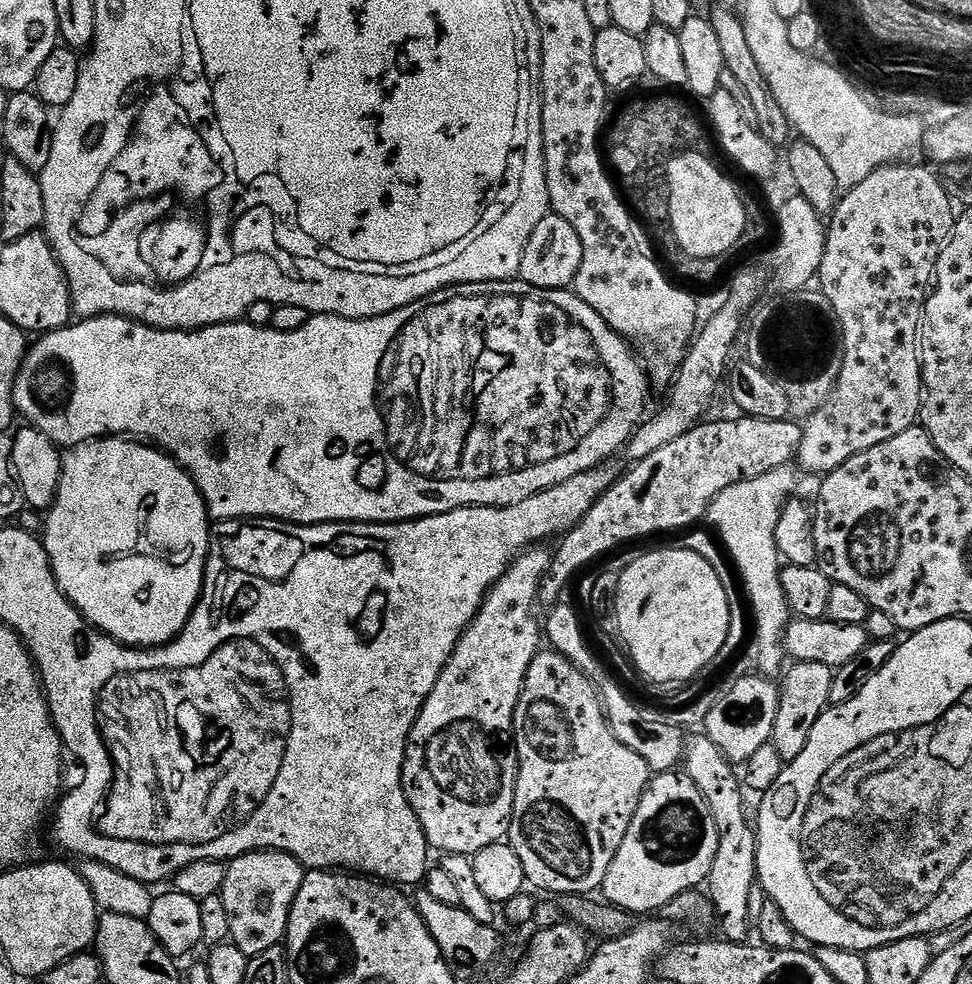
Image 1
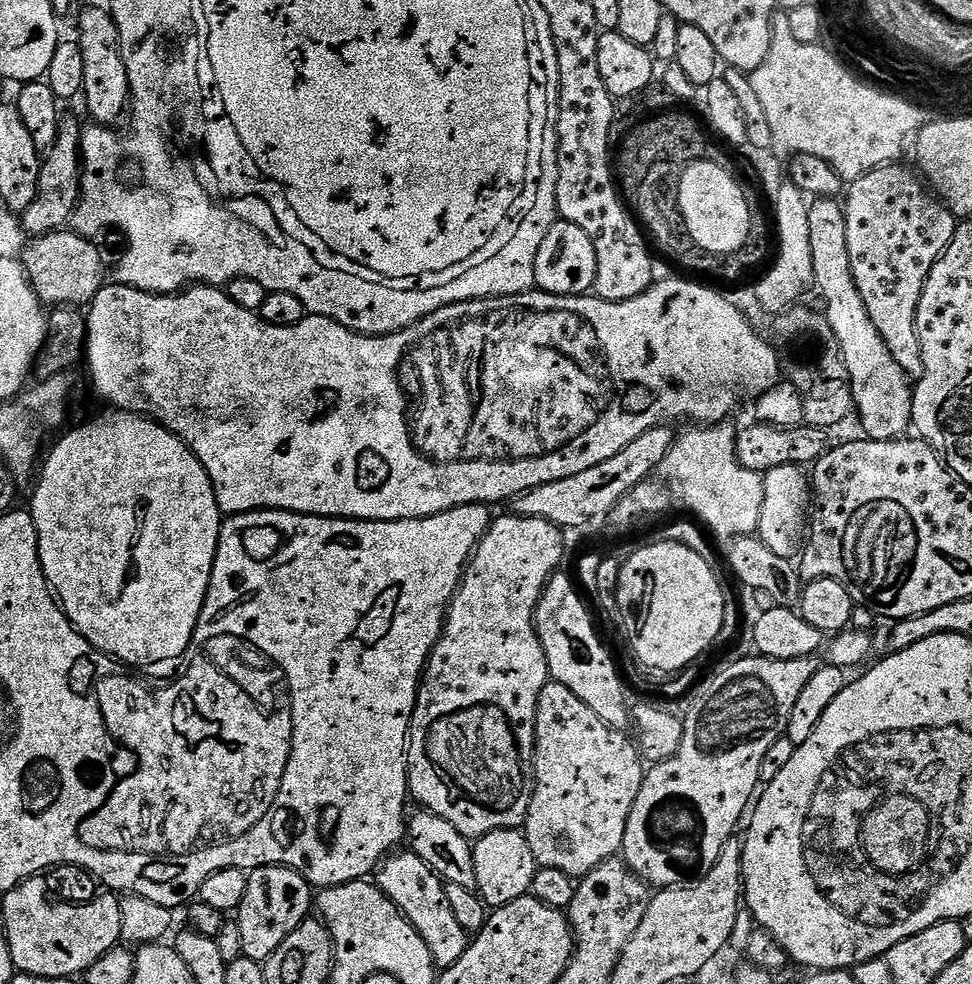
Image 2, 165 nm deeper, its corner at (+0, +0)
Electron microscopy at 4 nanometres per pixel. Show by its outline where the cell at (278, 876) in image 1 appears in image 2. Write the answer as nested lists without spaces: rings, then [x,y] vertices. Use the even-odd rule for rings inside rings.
[[[255,868],[249,872],[246,898],[238,909],[244,955],[261,962],[268,960],[300,923],[309,919],[313,908],[314,889],[302,873],[292,868]]]

